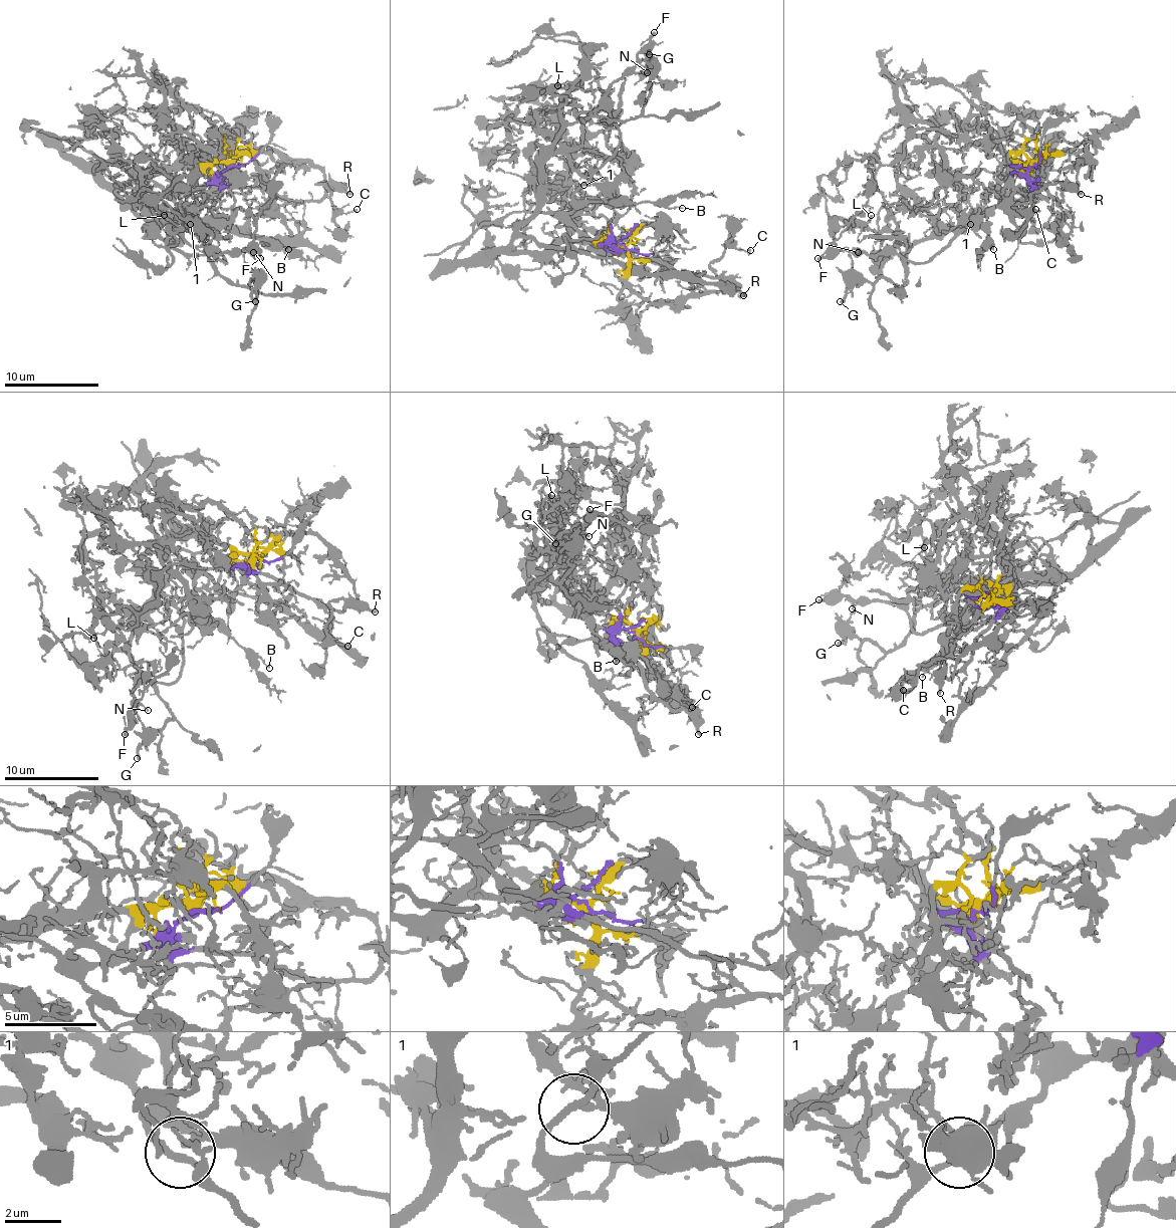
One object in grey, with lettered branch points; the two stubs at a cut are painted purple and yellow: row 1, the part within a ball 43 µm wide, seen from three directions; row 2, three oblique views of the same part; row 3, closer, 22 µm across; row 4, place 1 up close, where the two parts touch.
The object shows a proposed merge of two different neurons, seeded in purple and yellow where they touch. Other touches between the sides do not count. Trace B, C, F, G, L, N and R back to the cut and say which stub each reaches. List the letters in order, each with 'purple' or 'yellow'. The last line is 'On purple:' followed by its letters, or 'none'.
B: purple
C: purple
F: purple
G: yellow
L: yellow
N: purple
R: purple
On purple: B, C, F, N, R

